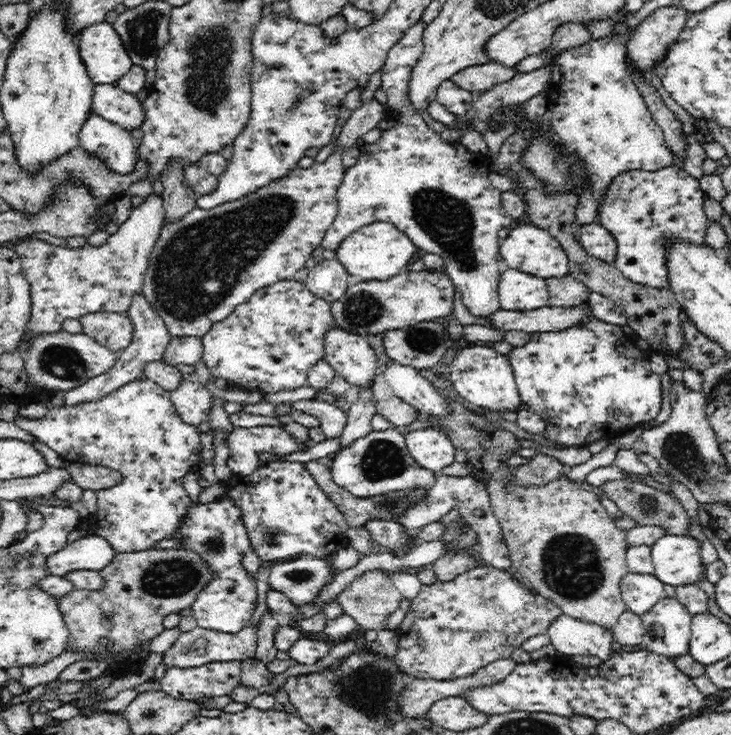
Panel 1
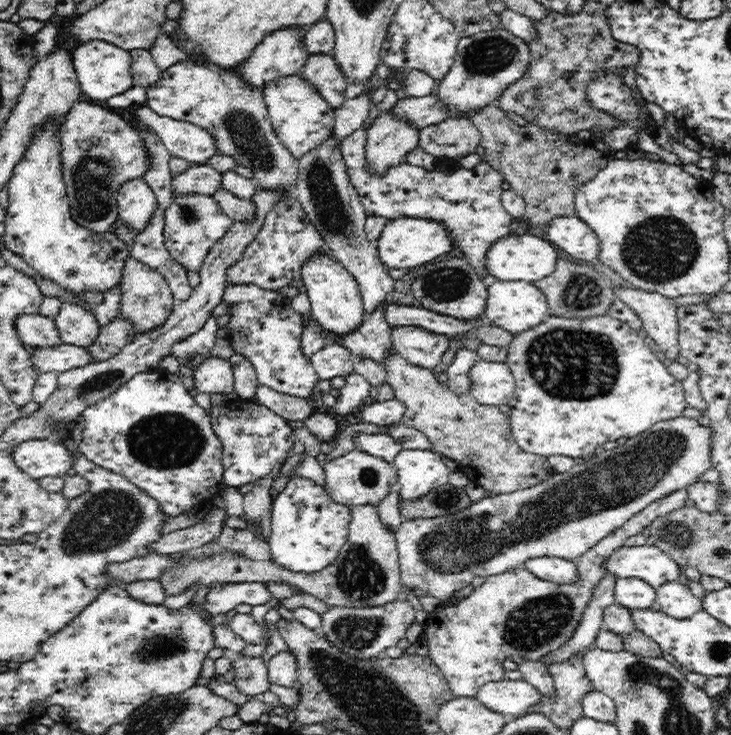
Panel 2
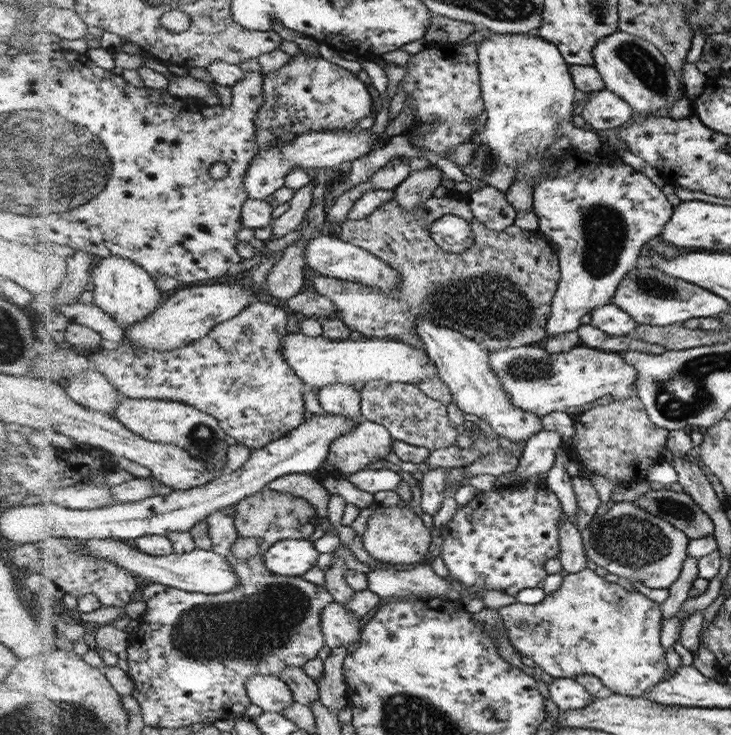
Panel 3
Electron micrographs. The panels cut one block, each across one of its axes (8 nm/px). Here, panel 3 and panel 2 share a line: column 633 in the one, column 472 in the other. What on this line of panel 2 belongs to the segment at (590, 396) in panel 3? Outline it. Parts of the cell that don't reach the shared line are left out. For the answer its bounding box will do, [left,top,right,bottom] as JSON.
[467,359,515,405]

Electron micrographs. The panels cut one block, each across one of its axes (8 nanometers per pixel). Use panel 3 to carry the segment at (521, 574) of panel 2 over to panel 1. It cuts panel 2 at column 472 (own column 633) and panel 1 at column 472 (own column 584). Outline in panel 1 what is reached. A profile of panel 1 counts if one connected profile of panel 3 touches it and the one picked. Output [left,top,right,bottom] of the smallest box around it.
[392,565,562,680]

